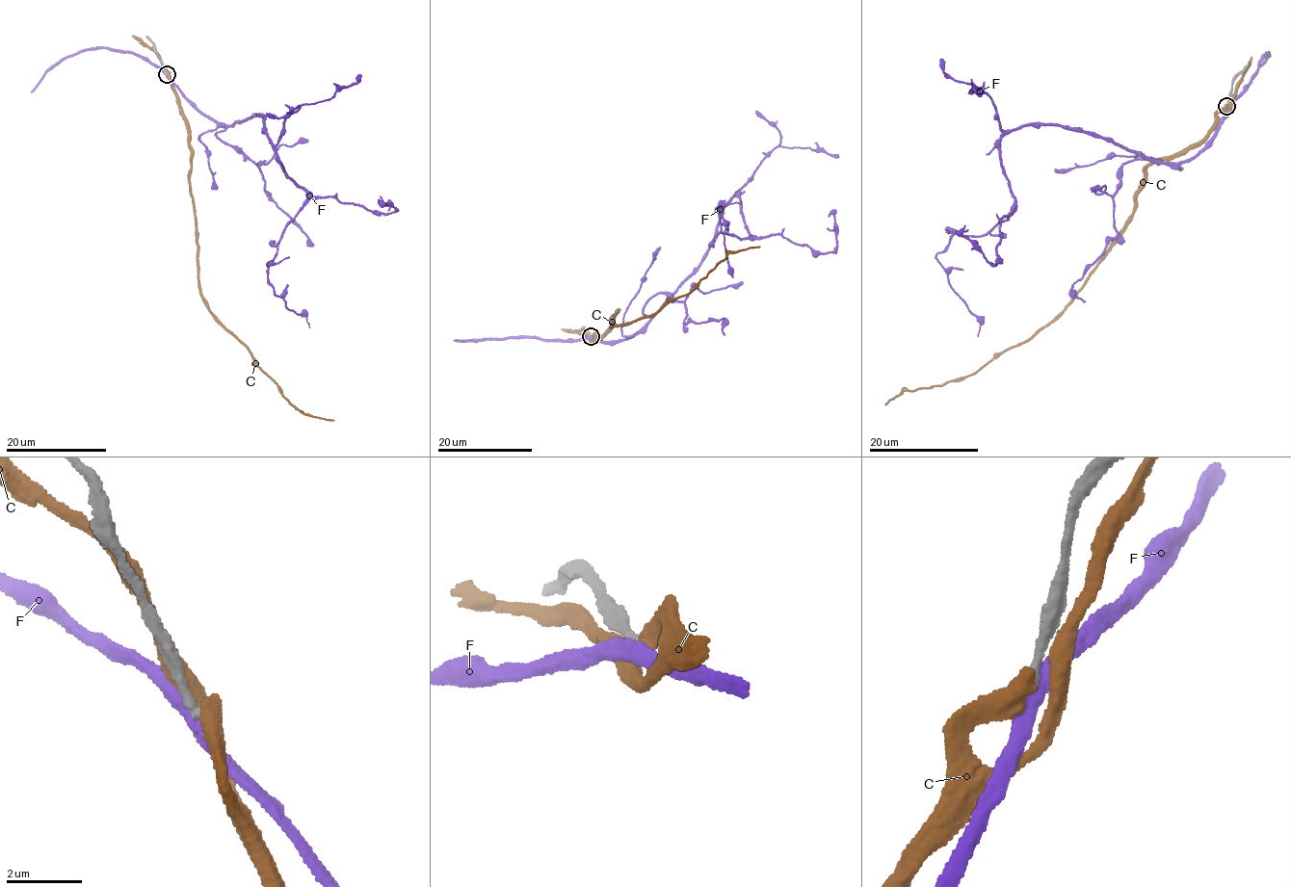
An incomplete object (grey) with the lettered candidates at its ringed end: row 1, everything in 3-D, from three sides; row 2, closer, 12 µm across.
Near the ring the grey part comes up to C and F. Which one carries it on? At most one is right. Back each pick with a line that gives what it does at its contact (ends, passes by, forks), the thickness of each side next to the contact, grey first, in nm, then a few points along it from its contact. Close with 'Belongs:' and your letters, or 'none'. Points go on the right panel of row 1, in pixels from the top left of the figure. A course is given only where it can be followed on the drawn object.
Belongs: none

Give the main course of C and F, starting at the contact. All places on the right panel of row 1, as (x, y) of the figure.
C: (1226, 106), (1200, 141), (1148, 166), (1120, 238), (1035, 335), (982, 369), (904, 392), (885, 404)
F: (1226, 105), (1198, 154), (1171, 164), (1052, 124), (1011, 129), (999, 149), (1012, 216), (936, 254), (977, 336)

